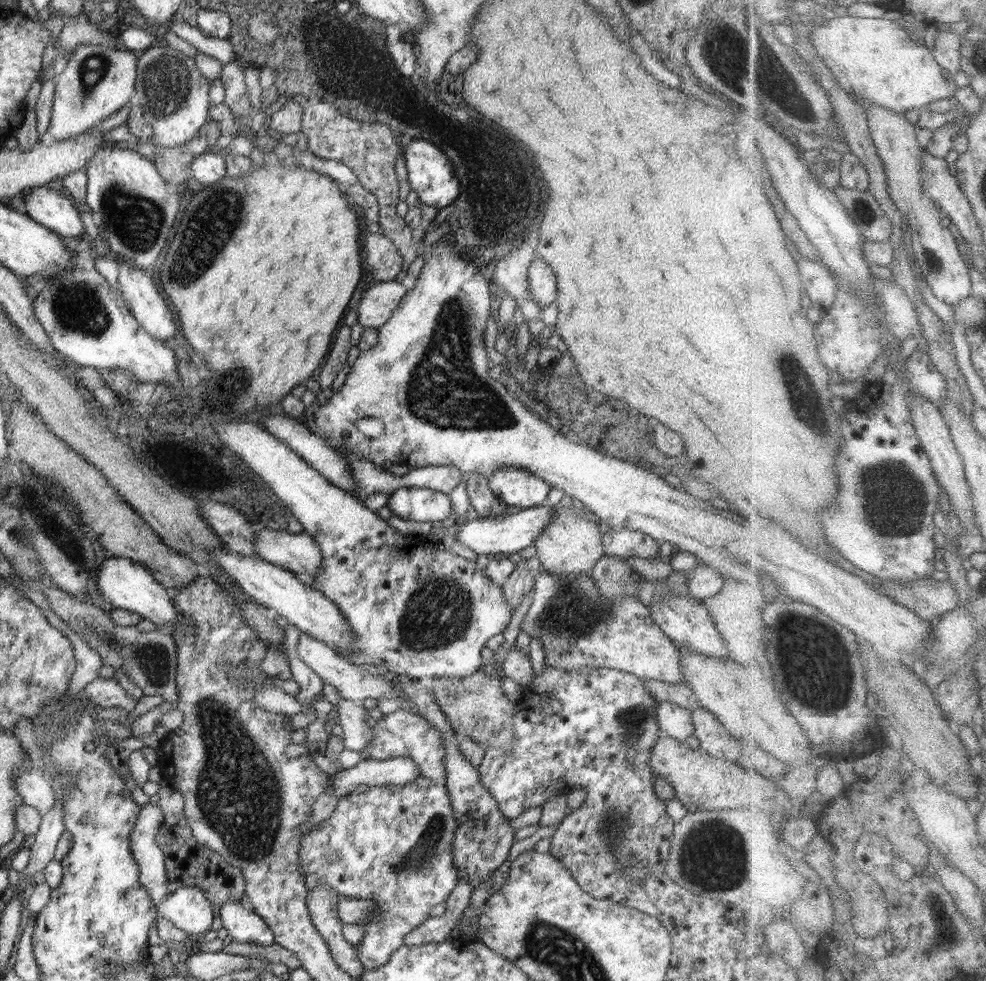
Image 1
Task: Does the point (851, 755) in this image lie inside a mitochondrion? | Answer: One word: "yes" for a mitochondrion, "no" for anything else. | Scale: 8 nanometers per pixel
no

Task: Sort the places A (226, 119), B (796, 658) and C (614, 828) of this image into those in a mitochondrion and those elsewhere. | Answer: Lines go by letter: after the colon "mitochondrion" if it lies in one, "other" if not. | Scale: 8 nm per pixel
A: other
B: other
C: mitochondrion

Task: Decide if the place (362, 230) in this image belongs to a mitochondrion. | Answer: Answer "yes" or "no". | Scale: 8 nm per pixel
no

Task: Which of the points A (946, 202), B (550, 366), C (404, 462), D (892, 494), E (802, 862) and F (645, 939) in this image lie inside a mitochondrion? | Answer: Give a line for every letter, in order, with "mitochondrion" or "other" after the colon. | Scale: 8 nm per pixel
A: other
B: other
C: other
D: mitochondrion
E: other
F: other

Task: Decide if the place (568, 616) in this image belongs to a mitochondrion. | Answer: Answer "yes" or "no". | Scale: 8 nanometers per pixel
yes

